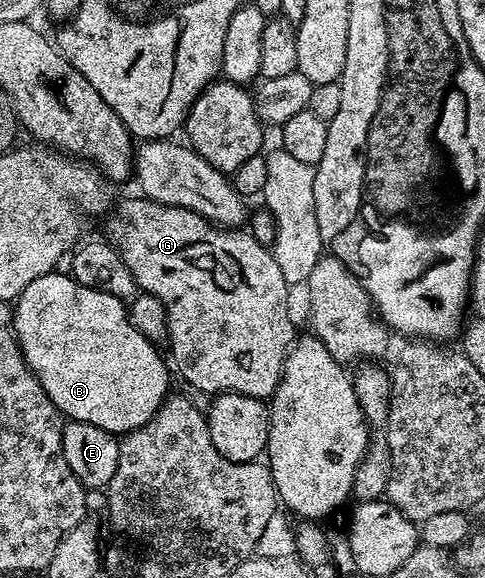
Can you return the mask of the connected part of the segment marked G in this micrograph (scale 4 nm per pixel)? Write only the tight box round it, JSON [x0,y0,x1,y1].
[107,199,295,400]

